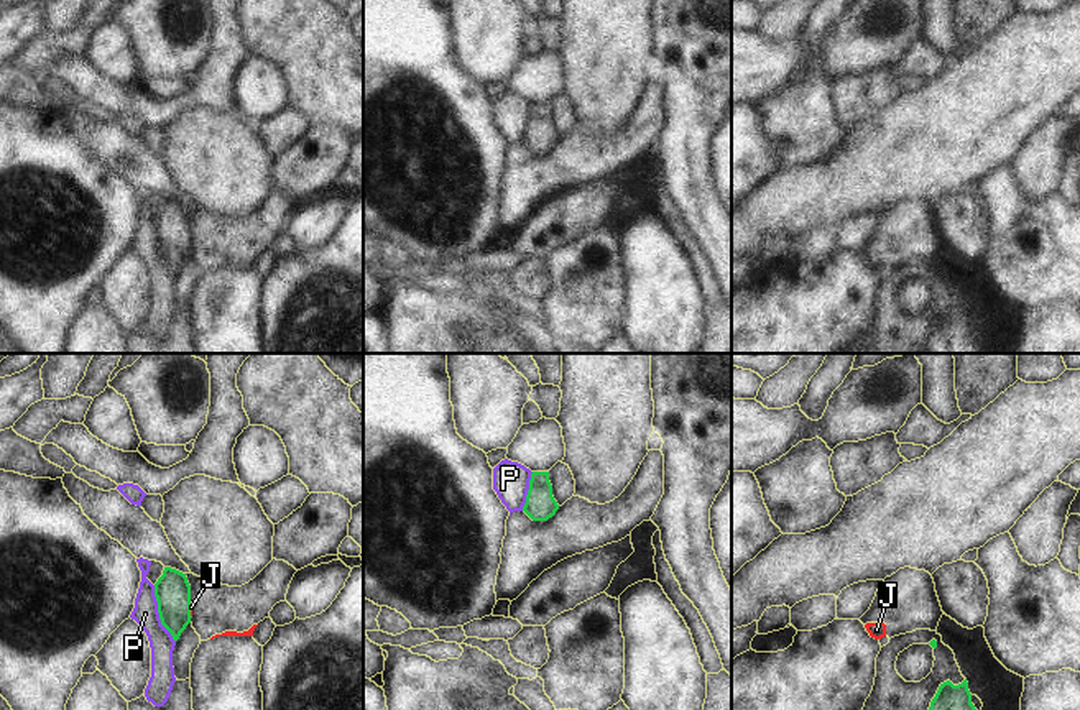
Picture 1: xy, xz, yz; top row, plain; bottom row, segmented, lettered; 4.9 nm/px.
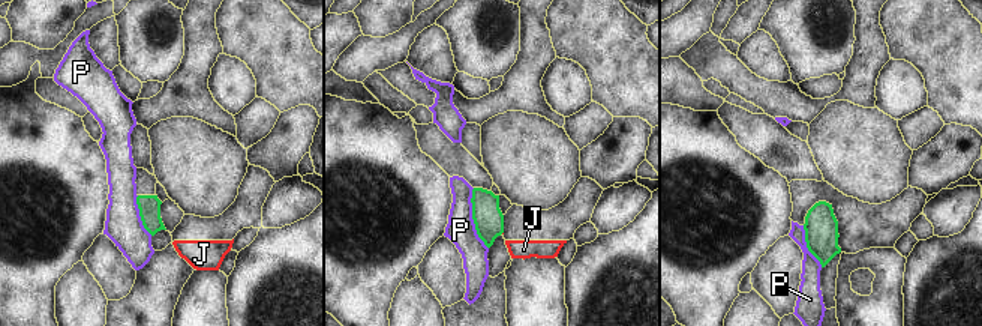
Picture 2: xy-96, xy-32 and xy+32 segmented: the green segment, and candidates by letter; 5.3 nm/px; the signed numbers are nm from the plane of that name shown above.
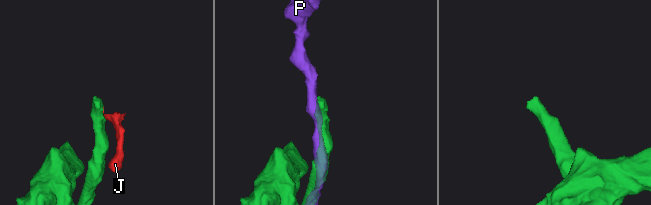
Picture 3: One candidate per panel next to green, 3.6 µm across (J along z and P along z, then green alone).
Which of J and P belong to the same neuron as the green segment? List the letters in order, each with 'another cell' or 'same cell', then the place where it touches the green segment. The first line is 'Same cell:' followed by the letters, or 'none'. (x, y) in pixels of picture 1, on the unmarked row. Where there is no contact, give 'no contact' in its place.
Same cell: none
J: another cell; meets green in xy at (189, 244)
P: another cell; meets green in xy at (158, 244)

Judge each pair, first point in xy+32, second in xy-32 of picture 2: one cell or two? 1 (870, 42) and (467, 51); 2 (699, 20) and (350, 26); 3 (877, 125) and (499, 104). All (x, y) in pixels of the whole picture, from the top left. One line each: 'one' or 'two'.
1: two
2: one
3: two

